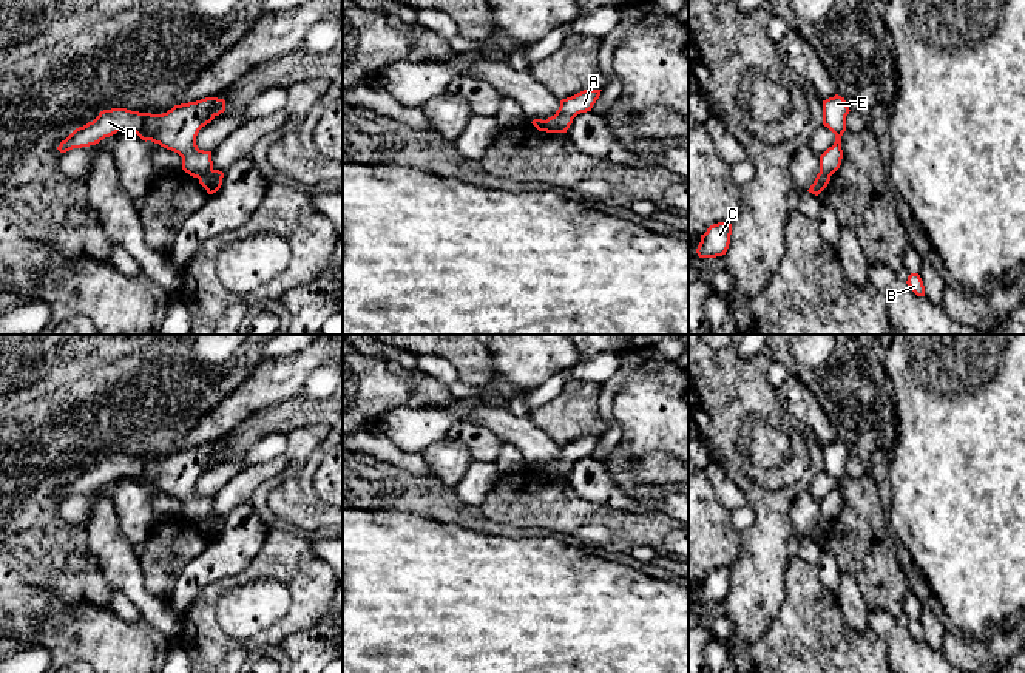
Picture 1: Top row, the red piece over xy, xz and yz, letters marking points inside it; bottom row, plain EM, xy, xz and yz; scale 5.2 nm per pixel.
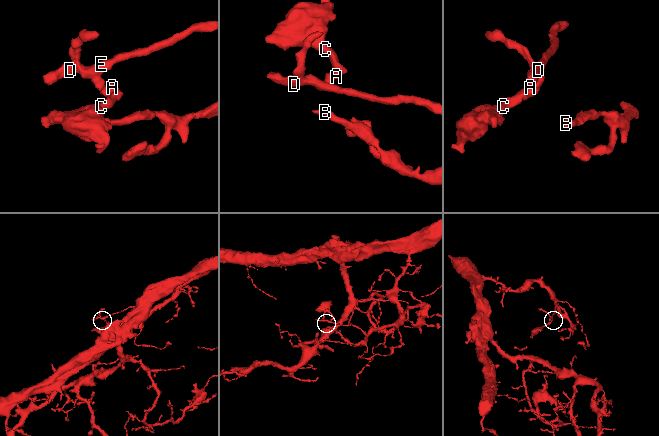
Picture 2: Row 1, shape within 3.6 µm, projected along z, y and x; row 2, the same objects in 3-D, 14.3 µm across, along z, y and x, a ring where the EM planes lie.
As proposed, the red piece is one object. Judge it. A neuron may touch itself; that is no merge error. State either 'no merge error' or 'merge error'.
merge error

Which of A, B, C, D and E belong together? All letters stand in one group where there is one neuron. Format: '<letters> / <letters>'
A C / B D E

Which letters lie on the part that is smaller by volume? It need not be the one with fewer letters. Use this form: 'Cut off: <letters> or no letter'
Cut off: A, C

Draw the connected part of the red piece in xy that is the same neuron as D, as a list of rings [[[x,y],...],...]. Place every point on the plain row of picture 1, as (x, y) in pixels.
[[[218,443],[174,451],[162,460],[127,454],[103,455],[93,468],[76,474],[57,495],[66,499],[73,494],[96,491],[117,477],[133,477],[145,488],[151,486],[178,499],[182,503],[182,516],[199,523],[213,516],[213,506],[211,497],[198,494],[196,482],[202,472],[224,457],[225,446]]]

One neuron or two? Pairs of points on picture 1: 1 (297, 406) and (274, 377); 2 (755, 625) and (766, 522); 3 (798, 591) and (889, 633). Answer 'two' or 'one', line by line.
1: two
2: one
3: two

